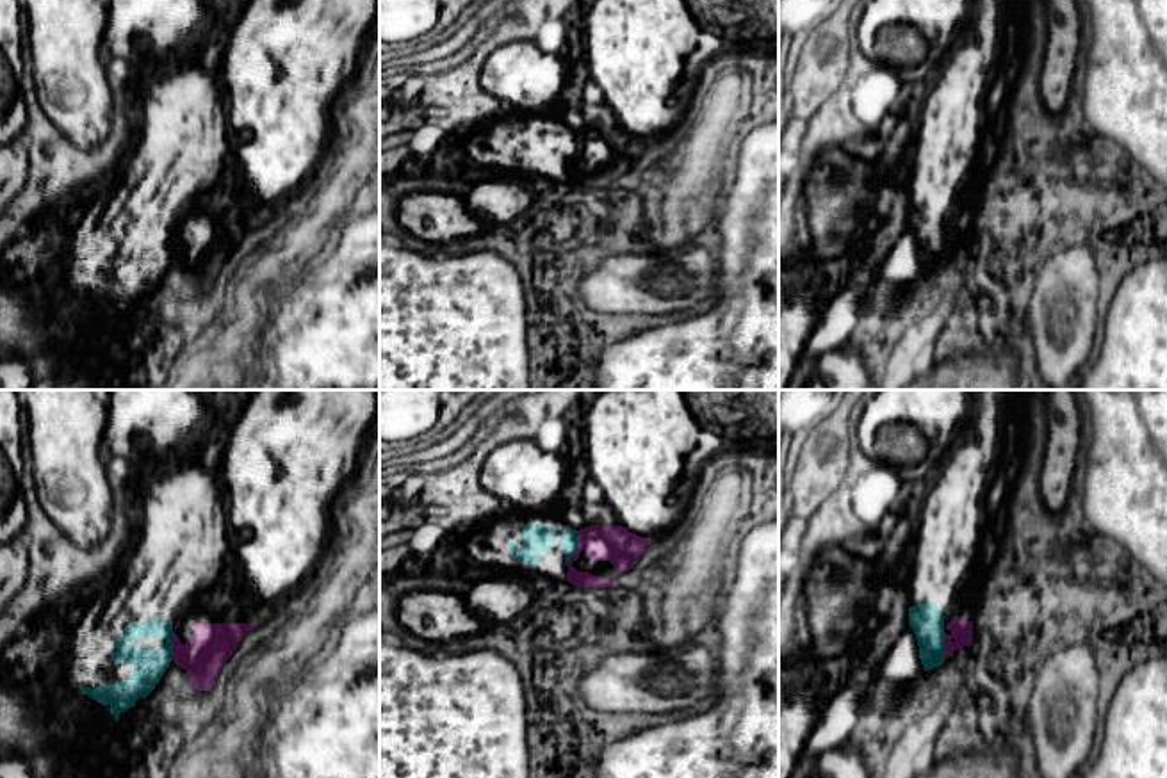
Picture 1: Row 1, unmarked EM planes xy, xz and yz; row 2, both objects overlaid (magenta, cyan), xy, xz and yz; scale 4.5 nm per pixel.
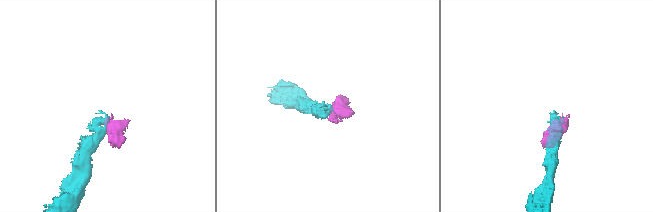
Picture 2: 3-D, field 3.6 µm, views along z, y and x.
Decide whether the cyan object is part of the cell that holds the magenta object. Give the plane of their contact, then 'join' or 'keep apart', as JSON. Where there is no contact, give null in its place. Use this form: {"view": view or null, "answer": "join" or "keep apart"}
{"view": "xz", "answer": "keep apart"}

